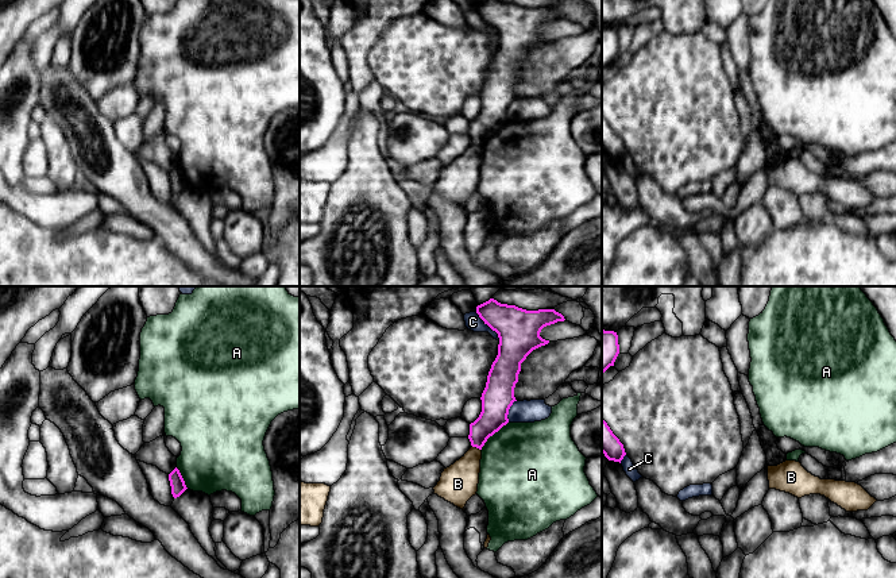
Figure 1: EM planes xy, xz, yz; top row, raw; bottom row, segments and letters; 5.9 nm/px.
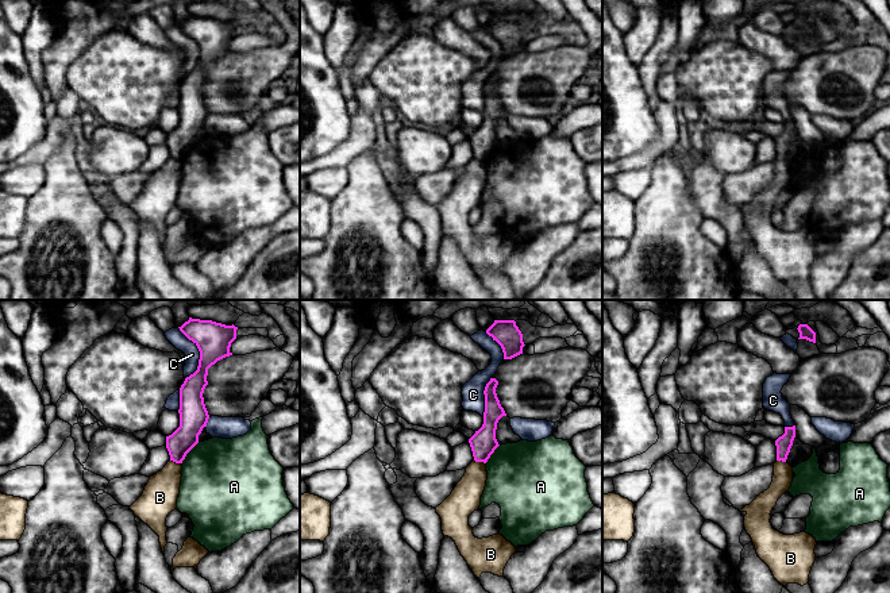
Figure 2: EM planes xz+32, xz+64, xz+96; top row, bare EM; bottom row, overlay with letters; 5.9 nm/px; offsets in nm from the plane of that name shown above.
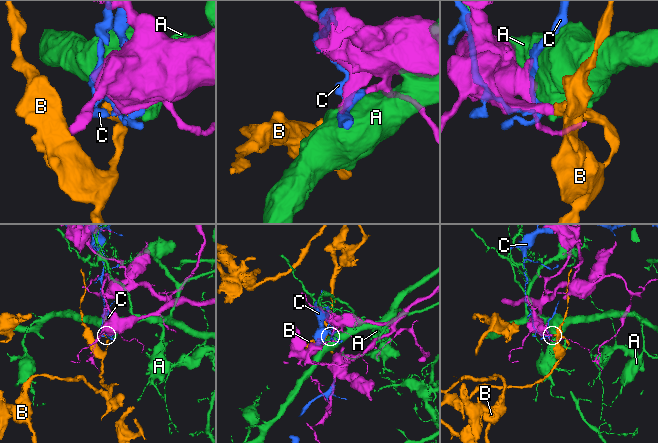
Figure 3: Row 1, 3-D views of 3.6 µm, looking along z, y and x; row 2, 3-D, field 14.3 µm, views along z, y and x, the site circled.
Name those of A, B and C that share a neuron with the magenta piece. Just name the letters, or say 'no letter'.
no letter

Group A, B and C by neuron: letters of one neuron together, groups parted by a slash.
A / B / C

